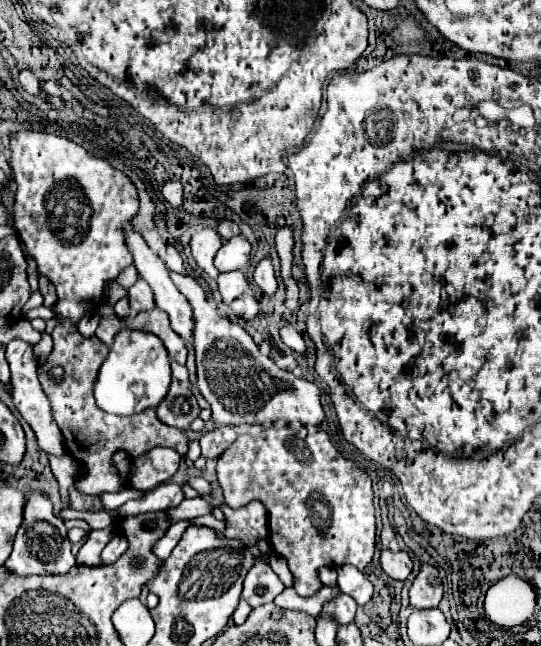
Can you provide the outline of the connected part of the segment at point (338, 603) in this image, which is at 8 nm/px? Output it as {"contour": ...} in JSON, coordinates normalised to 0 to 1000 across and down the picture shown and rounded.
{"contour":[[[627,923],[619,932],[604,932],[601,935],[593,954],[612,950],[612,954],[623,957],[627,966],[638,966],[638,963],[652,963],[656,944],[660,944],[660,935],[645,923]]]}

